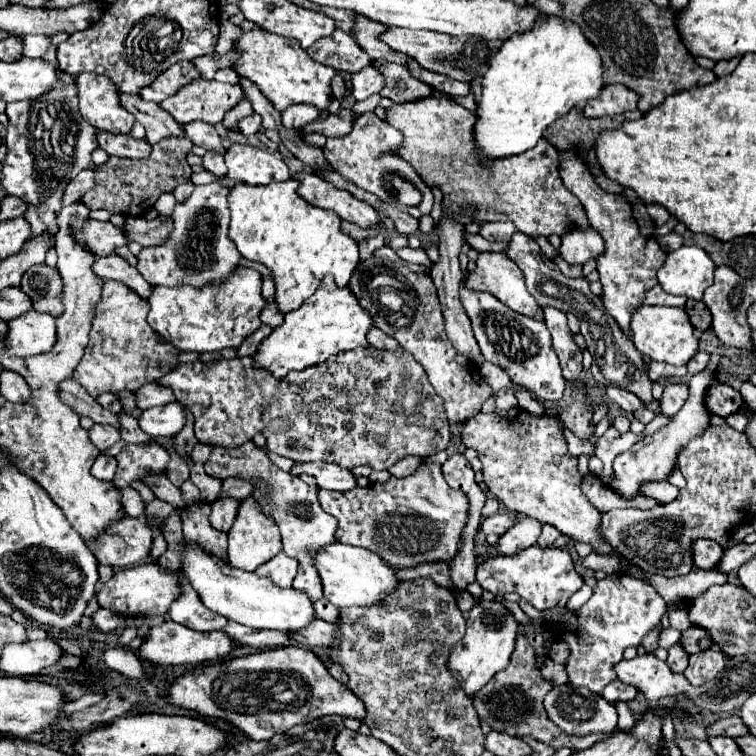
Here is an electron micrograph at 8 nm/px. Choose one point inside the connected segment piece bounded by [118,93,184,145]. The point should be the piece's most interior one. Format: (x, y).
(158, 124)

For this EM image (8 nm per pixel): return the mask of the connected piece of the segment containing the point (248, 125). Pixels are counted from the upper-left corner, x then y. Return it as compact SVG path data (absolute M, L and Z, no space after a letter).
M254 113L254 115L250 115L250 117L244 117L240 123L238 123L238 129L240 129L240 133L242 135L254 135L254 133L258 133L260 131L260 123L262 123L262 119Z

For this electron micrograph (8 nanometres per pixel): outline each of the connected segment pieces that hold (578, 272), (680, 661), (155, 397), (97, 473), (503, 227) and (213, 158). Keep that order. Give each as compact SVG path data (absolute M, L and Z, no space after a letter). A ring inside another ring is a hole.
M556 255L552 261L560 267L560 271L562 271L566 277L582 277L582 267L580 267L580 265L570 265L570 263L562 261L558 255Z
M676 643L674 647L668 649L666 665L670 665L670 669L672 669L674 673L682 673L682 671L686 669L686 665L688 665L688 655L686 655L686 651L682 649L680 643Z
M156 383L150 385L142 385L142 389L134 391L136 395L136 407L138 409L148 409L148 407L156 407L156 405L166 405L172 403L176 397L168 387L160 387Z
M100 455L92 465L92 475L96 479L102 479L102 481L112 481L114 479L114 471L116 471L116 459L114 457Z
M484 223L480 233L488 241L510 241L510 237L516 233L516 227L512 223Z
M212 151L202 157L202 167L204 167L206 171L210 171L212 175L216 175L216 177L224 177L224 175L226 175L224 157L222 157L222 155L216 155L216 153L212 153Z

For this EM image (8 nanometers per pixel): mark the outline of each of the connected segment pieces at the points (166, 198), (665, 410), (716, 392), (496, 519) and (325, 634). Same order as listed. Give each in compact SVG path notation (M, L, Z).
M163 193L154 204L154 208L159 214L171 216L177 201L172 193Z
M678 383L666 385L664 395L660 399L660 411L662 411L662 415L672 417L674 413L678 413L678 409L682 409L686 399L688 399L688 387L686 385L678 385Z
M714 383L706 391L706 409L710 409L710 413L714 413L714 415L728 417L742 409L742 397L730 385Z
M496 513L496 515L492 515L492 517L488 517L488 519L482 521L480 531L484 535L490 535L490 533L504 535L510 529L510 525L514 525L514 521L518 521L516 515L500 515L500 513Z
M314 619L312 625L306 625L302 629L290 631L288 635L290 635L292 641L296 641L302 647L308 647L308 649L310 647L328 649L330 641L334 641L334 633L336 633L336 625L320 621L320 619Z

